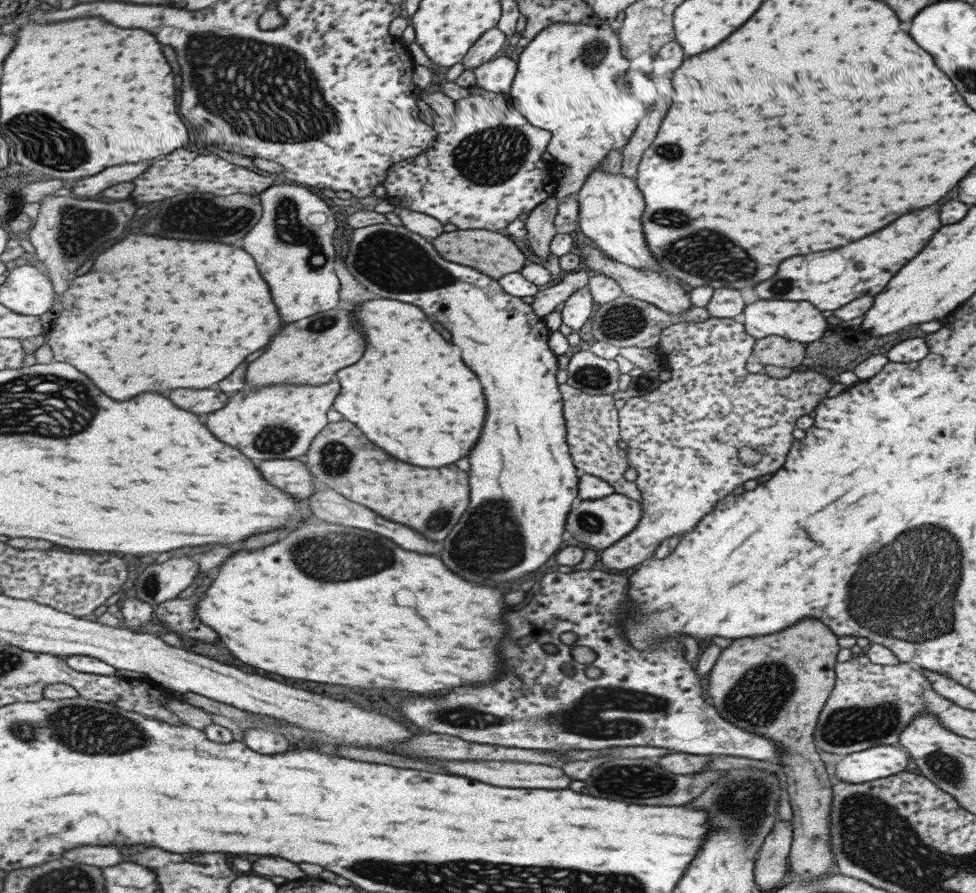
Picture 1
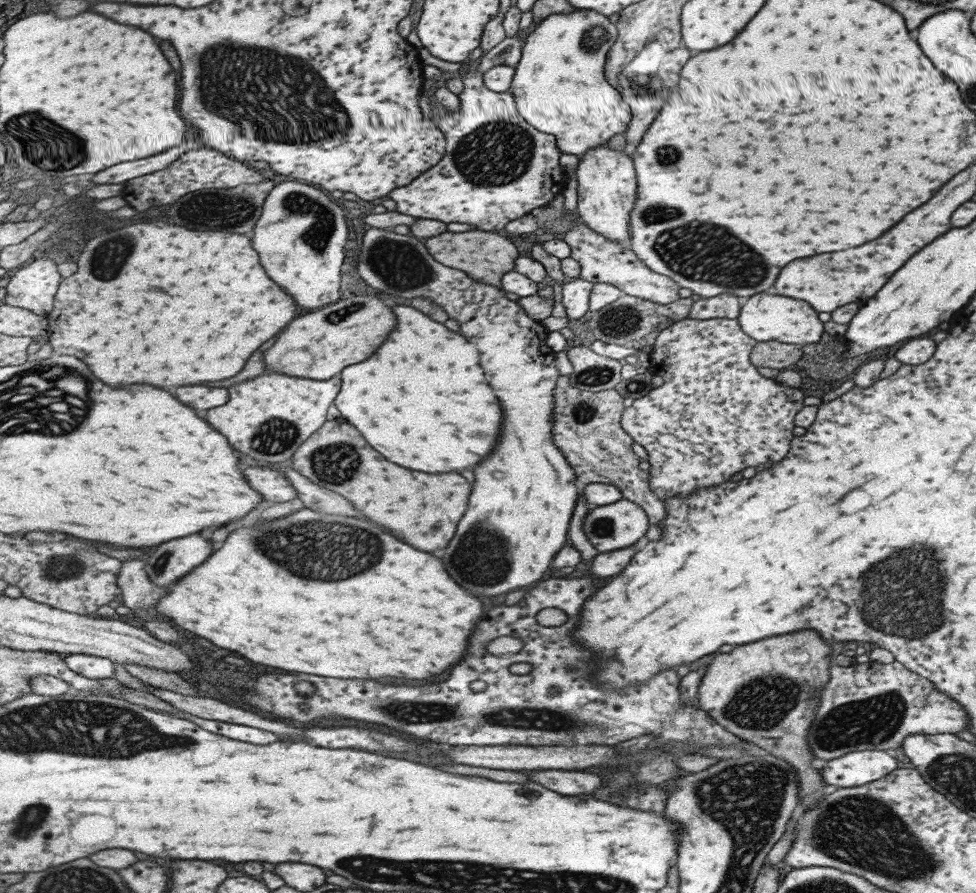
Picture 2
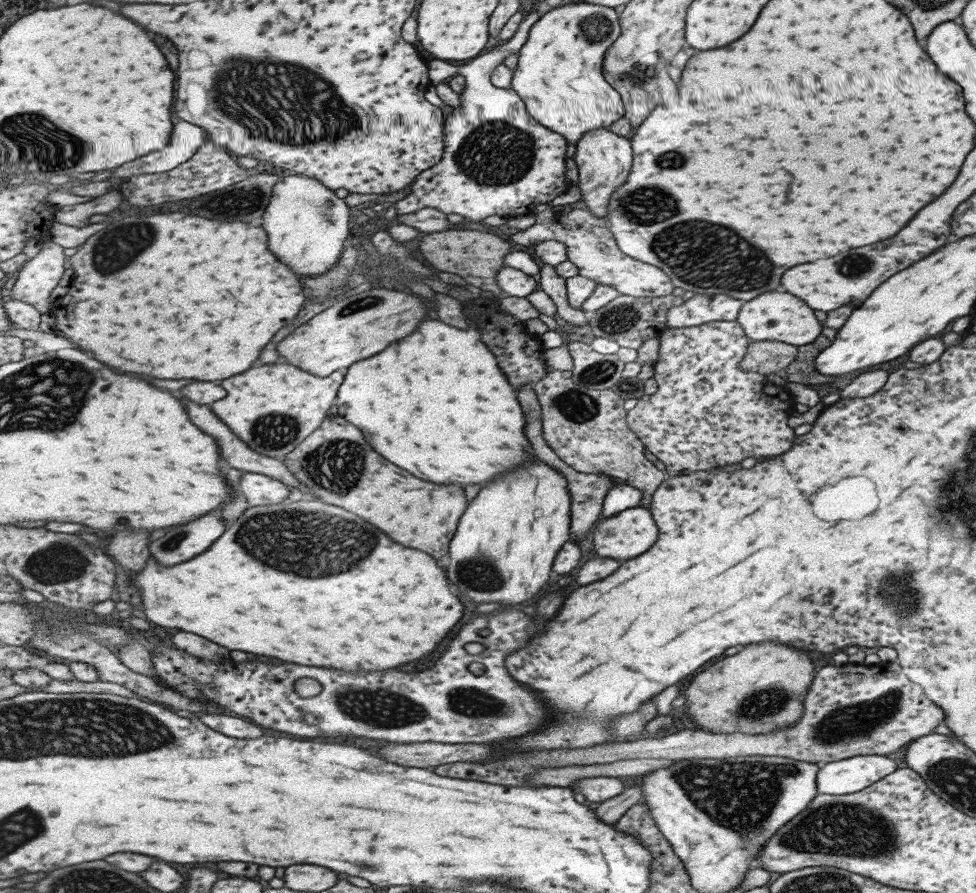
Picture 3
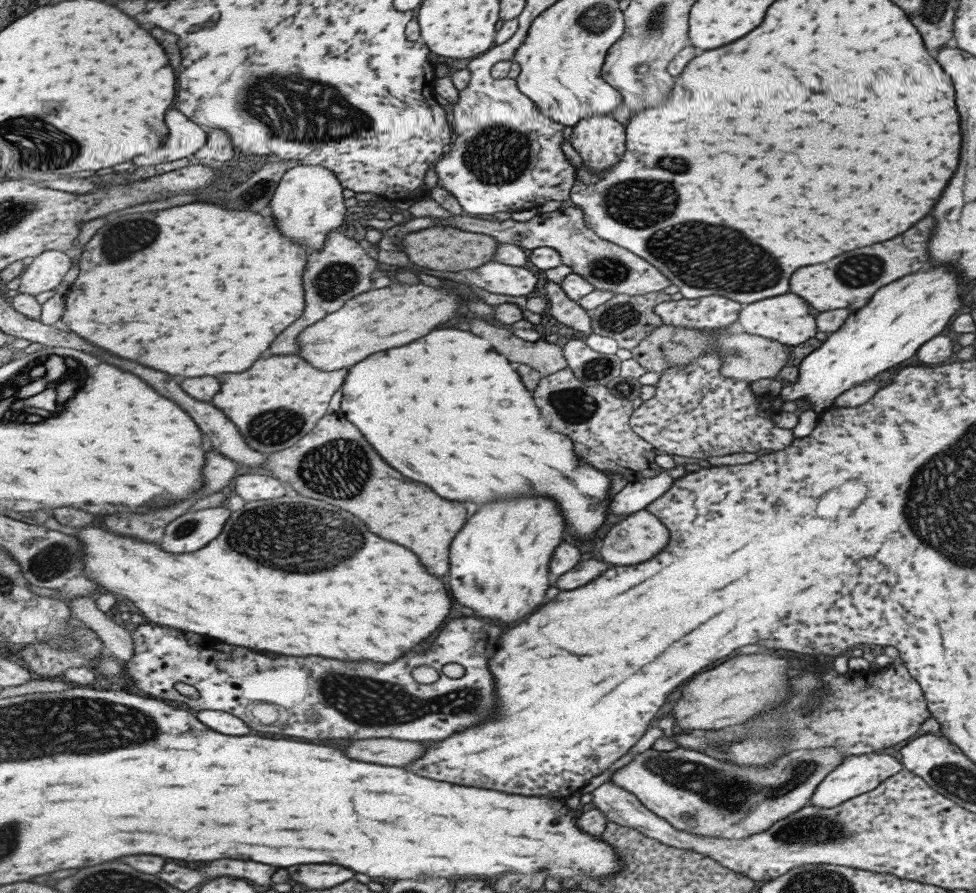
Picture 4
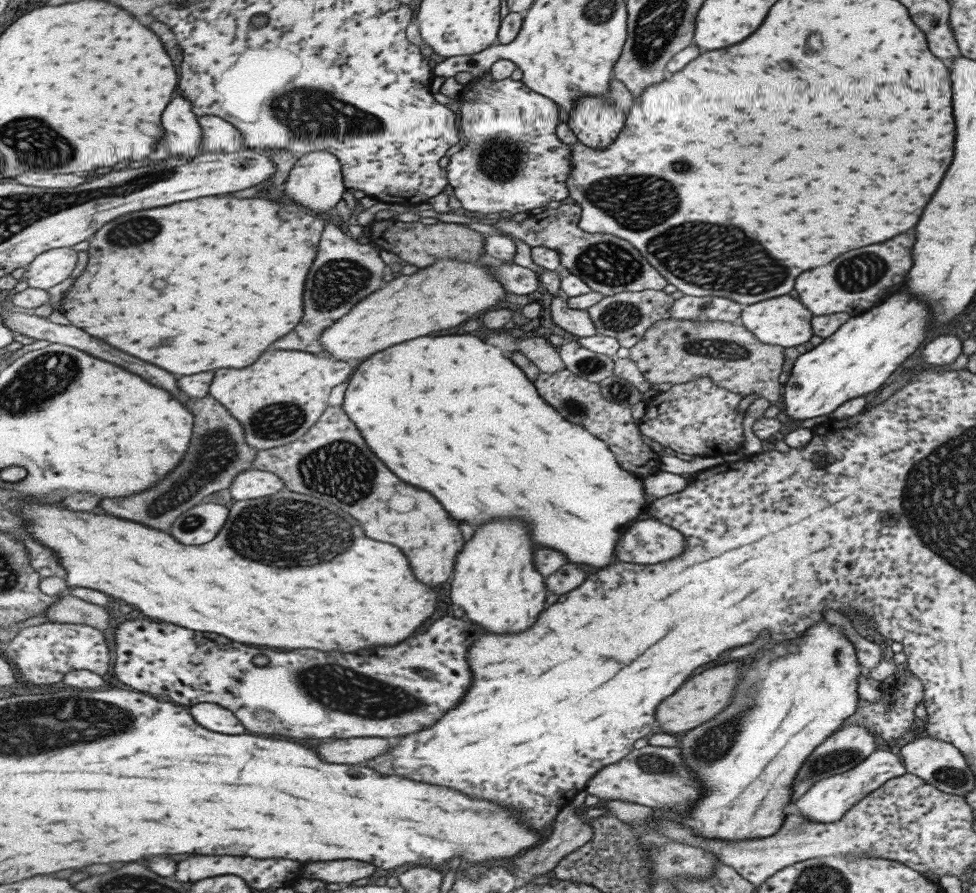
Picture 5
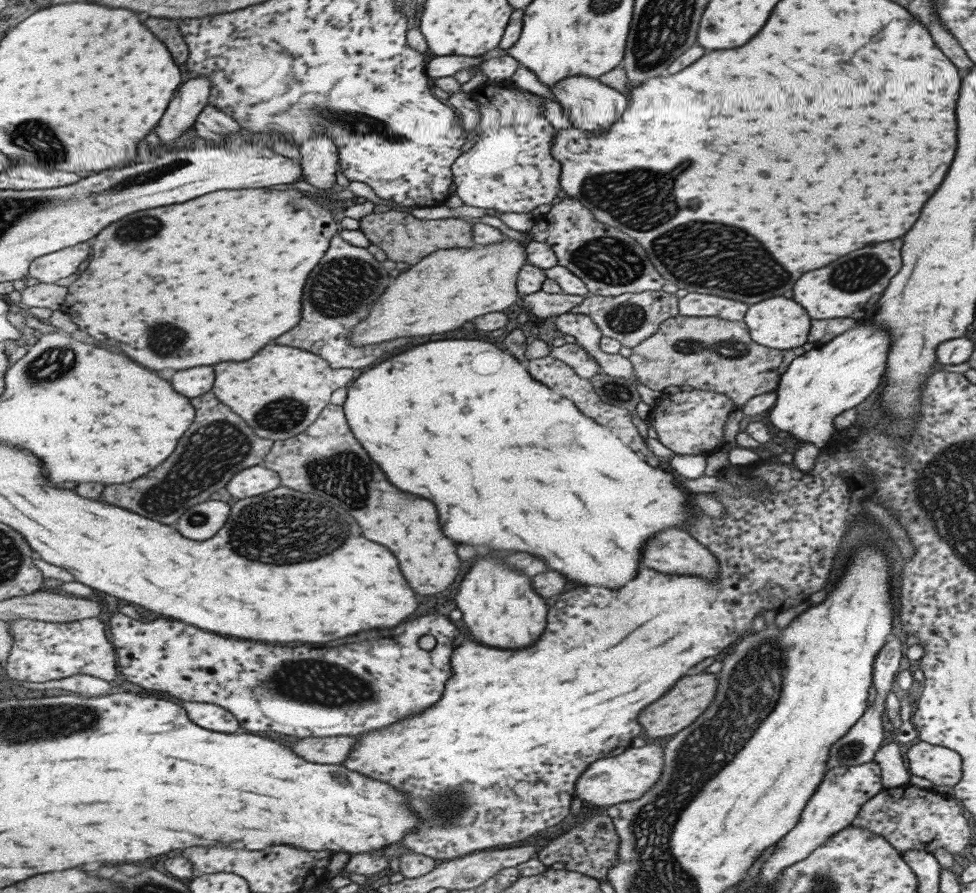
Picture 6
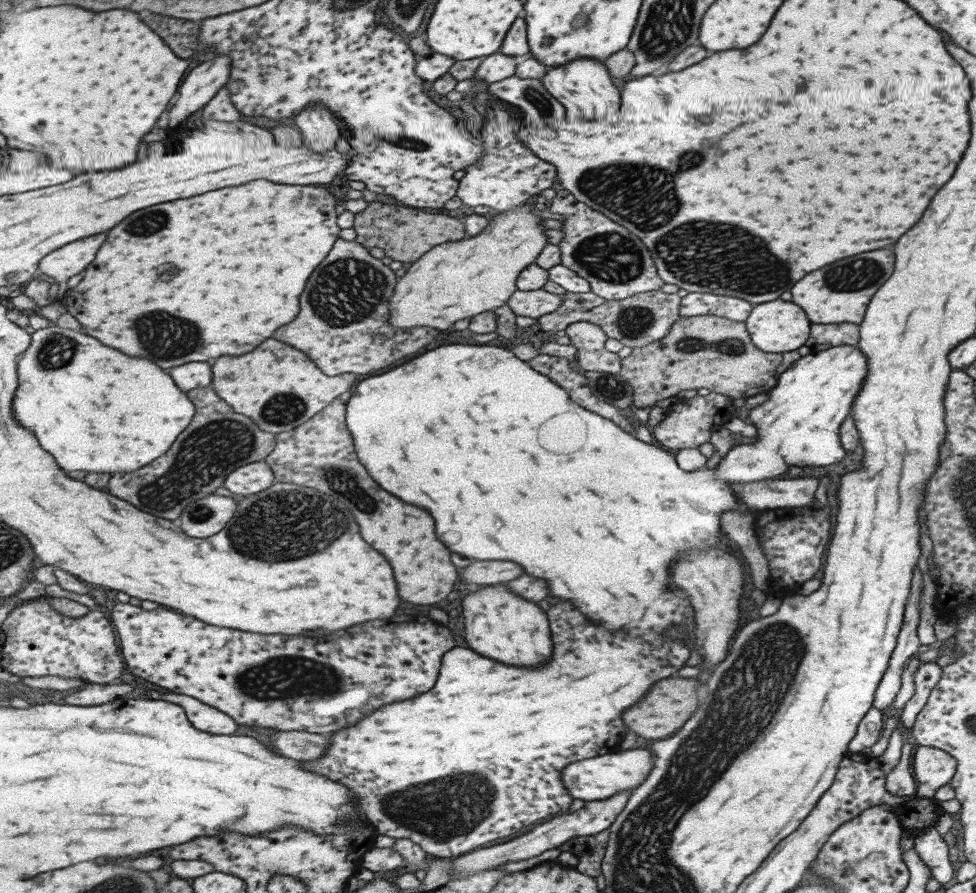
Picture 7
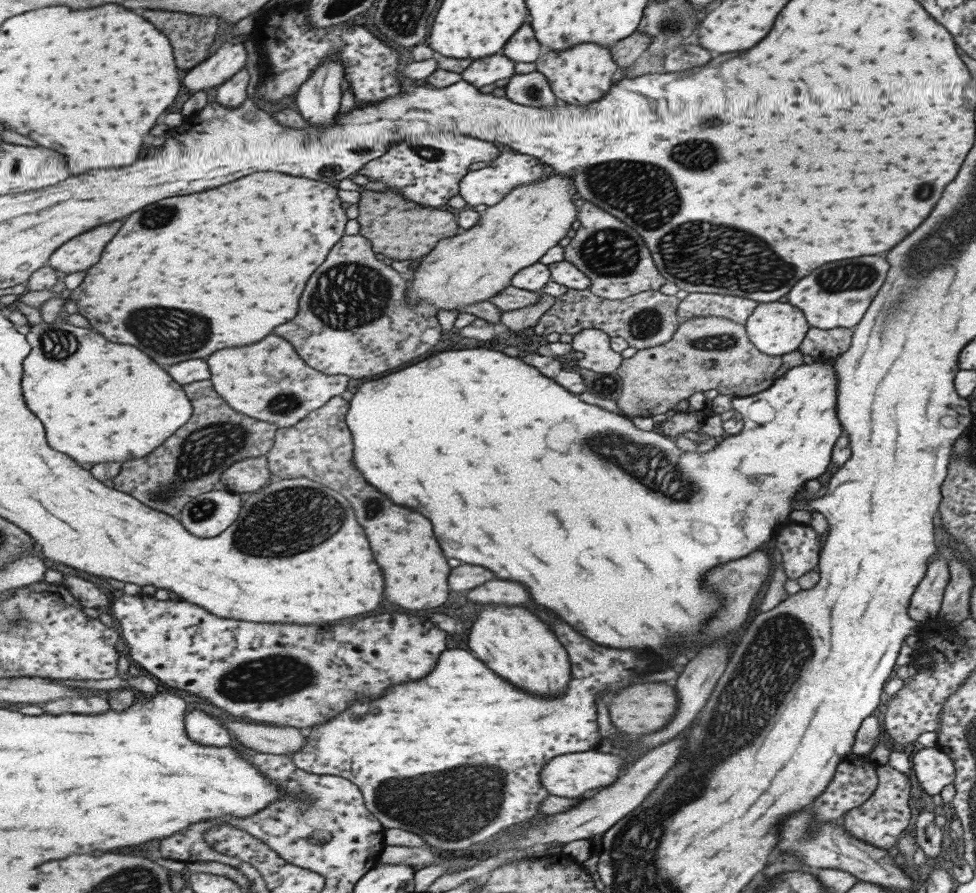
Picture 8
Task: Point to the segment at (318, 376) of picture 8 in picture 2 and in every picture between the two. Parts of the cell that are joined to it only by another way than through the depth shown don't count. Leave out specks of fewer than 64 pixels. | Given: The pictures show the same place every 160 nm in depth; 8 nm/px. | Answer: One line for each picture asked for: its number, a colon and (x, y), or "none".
2: (269, 417)
3: (274, 408)
4: (275, 404)
5: (284, 394)
6: (282, 391)
7: (278, 385)

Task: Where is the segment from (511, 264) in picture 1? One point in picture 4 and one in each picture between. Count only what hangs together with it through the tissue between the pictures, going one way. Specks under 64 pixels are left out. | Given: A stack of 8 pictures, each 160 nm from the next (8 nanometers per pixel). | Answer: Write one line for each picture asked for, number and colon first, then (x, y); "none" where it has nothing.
2: (488, 257)
3: (478, 256)
4: (438, 248)

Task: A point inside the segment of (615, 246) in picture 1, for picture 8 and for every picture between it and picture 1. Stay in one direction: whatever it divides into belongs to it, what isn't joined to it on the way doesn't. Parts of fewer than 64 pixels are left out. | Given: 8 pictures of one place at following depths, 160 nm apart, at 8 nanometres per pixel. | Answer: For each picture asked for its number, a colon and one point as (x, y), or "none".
2: (607, 180)
3: (605, 160)
4: (602, 141)
5: (596, 120)
6: (592, 105)
7: (585, 87)
8: (583, 74)

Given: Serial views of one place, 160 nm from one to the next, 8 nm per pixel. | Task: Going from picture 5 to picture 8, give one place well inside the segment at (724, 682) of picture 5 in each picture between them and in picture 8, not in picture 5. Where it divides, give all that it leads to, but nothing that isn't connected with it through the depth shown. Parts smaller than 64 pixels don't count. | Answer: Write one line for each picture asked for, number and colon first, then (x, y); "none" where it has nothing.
6: (676, 709)
7: (672, 701)
8: (644, 708)

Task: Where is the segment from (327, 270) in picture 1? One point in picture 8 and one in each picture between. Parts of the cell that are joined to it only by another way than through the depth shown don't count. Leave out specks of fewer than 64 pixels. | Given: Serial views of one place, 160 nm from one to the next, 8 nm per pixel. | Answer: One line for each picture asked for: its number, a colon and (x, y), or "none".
2: (302, 235)
3: (308, 223)
4: (309, 203)
5: (317, 182)
6: (321, 158)
7: (320, 127)
8: (319, 99)

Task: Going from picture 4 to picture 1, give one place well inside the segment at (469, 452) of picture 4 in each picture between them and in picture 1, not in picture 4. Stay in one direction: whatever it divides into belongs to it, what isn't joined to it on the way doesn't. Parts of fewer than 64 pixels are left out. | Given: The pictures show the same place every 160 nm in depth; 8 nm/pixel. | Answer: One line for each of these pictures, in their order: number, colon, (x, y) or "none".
1: (412, 394)
2: (423, 400)
3: (437, 404)

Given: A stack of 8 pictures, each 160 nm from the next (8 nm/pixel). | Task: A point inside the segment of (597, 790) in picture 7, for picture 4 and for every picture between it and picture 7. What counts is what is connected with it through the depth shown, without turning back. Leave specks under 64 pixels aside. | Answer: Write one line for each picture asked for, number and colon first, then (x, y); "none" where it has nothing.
4: (698, 793)
5: (656, 777)
6: (630, 776)

